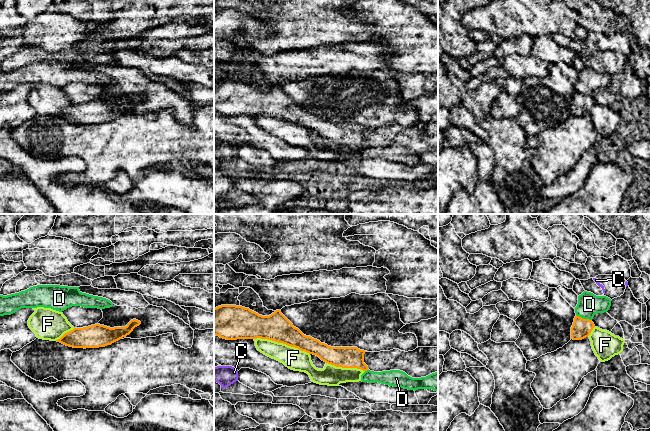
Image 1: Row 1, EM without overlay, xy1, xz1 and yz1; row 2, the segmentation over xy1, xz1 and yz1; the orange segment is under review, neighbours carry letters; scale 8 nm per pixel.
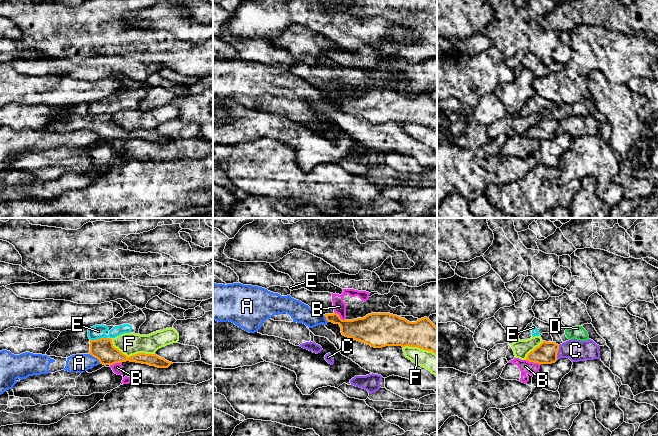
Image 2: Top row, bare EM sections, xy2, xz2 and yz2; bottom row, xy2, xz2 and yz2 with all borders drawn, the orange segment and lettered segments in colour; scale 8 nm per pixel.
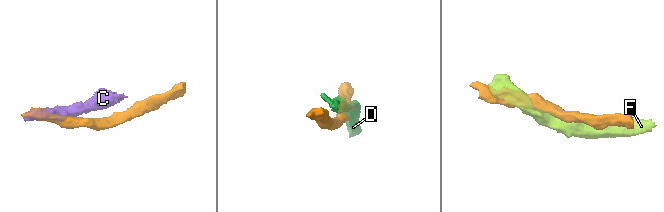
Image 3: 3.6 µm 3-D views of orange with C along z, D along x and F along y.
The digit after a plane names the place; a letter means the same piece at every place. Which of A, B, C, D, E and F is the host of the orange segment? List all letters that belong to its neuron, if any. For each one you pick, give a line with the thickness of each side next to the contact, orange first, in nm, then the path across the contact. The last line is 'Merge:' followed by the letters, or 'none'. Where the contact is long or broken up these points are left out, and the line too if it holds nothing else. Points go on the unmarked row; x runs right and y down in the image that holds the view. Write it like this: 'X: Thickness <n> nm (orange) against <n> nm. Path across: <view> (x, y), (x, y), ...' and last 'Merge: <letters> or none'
Merge: none

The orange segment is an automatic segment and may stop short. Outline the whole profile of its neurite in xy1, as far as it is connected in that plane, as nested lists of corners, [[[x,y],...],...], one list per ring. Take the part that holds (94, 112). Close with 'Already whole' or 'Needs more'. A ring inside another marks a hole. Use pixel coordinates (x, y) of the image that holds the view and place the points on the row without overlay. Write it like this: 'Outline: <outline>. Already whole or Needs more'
Outline: [[[133,95],[125,103],[110,104],[95,100],[83,104],[74,104],[56,117],[73,124],[105,123],[126,113],[140,100],[140,97]]]. Already whole

